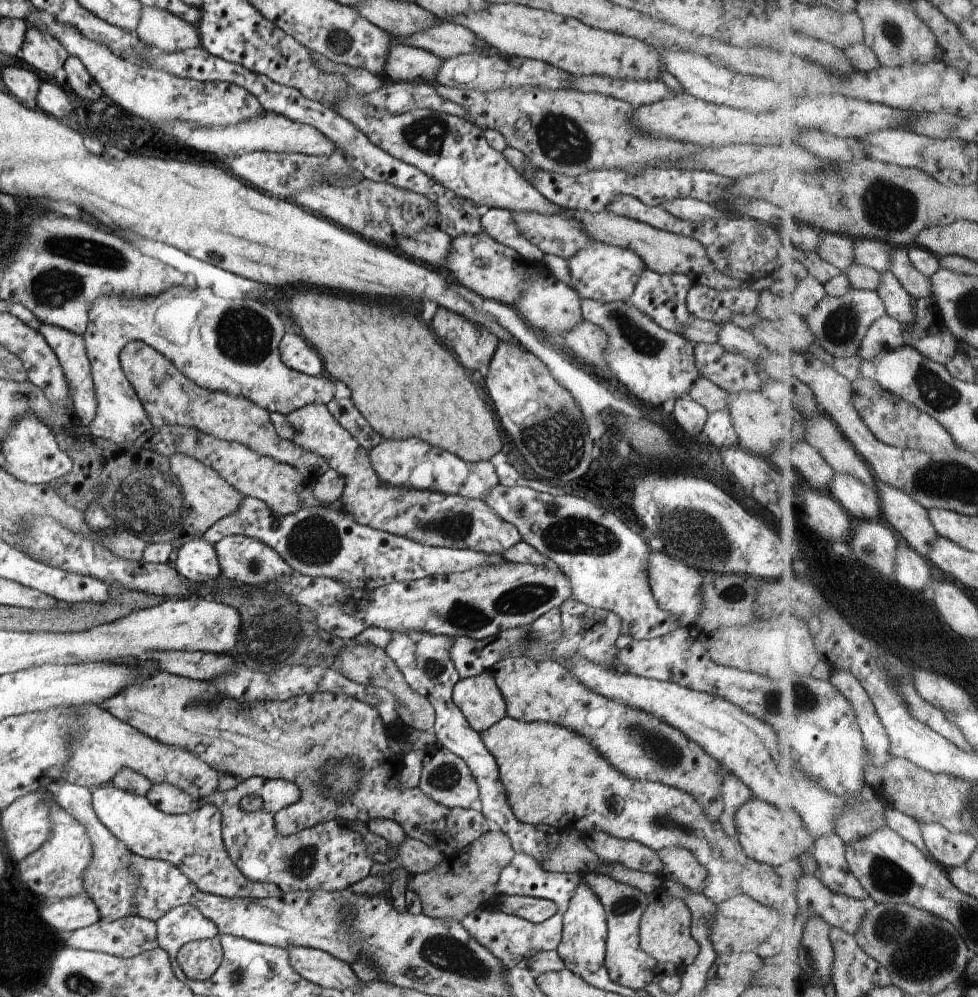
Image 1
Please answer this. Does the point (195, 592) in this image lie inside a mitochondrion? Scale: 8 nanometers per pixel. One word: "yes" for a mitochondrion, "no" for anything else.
no

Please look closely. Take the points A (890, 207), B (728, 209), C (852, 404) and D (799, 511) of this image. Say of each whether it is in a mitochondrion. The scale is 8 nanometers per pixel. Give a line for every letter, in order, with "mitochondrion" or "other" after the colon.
A: mitochondrion
B: other
C: other
D: other

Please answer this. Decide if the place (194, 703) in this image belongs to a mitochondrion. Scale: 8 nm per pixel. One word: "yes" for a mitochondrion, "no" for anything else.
yes

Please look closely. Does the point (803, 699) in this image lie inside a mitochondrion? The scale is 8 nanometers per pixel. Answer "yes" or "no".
yes

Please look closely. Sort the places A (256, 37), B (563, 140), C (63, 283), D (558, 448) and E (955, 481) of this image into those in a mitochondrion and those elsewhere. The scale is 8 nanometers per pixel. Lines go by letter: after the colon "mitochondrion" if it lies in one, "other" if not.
A: other
B: mitochondrion
C: mitochondrion
D: mitochondrion
E: mitochondrion

